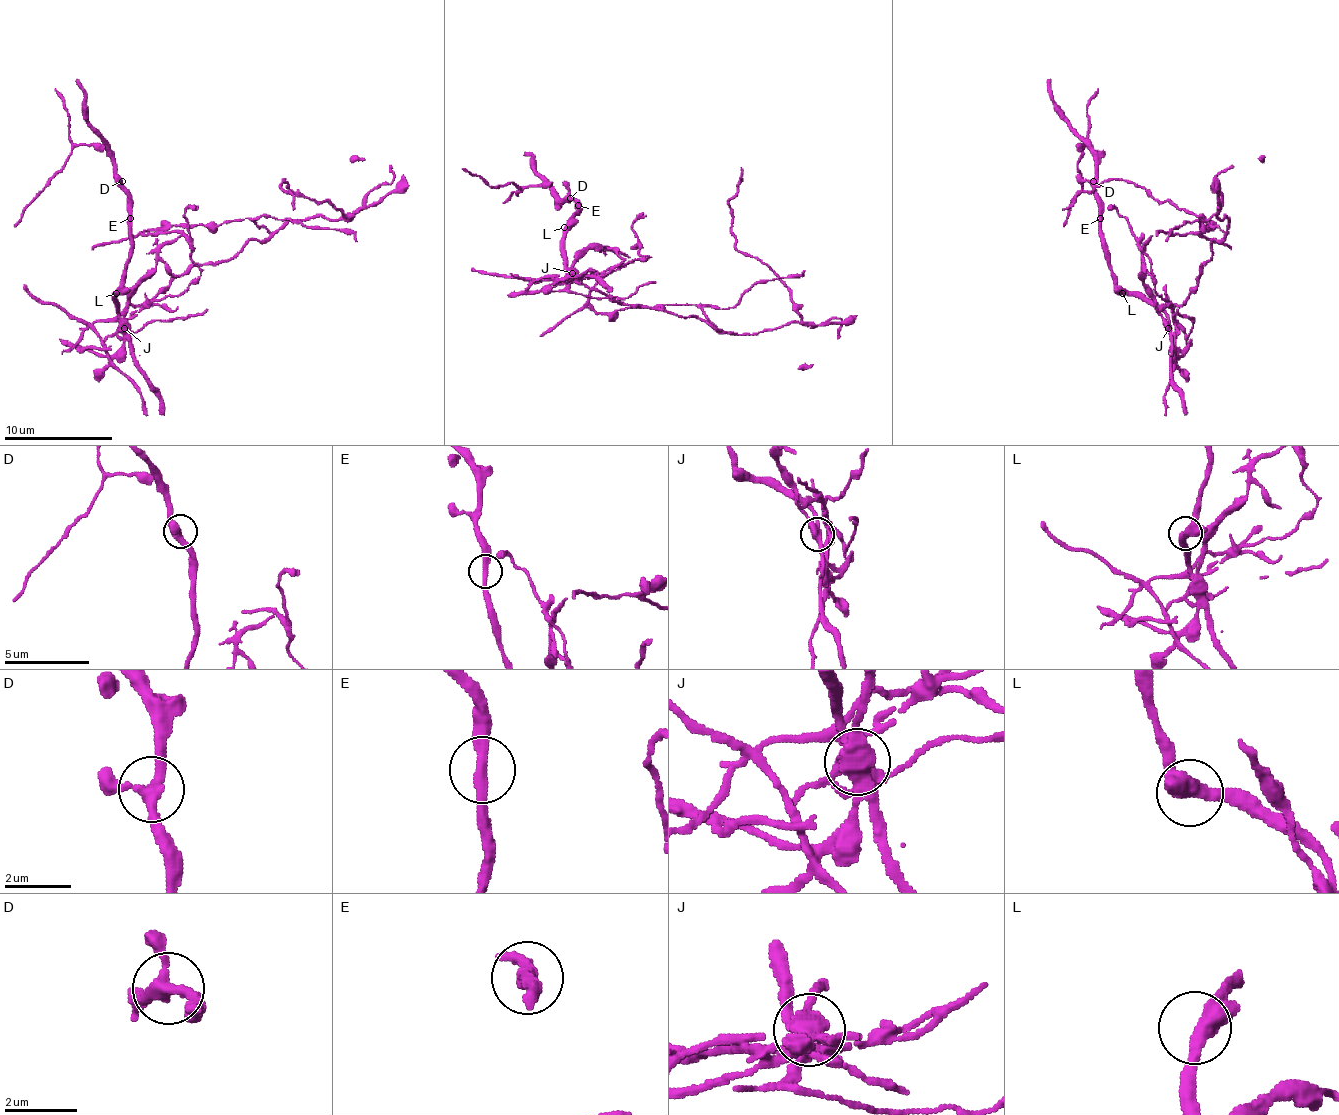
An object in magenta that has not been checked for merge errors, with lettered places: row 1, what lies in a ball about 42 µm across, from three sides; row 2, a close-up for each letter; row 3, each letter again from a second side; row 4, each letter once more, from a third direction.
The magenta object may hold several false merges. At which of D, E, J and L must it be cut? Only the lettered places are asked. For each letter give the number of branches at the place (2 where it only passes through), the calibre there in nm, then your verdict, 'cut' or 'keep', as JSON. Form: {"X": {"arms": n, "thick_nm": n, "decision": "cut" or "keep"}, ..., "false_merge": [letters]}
{"D": {"arms": 3, "thick_nm": 320, "decision": "keep"}, "E": {"arms": 2, "thick_nm": 320, "decision": "keep"}, "J": {"arms": 8, "thick_nm": 440, "decision": "cut"}, "L": {"arms": 3, "thick_nm": 360, "decision": "keep"}, "false_merge": ["J"]}

